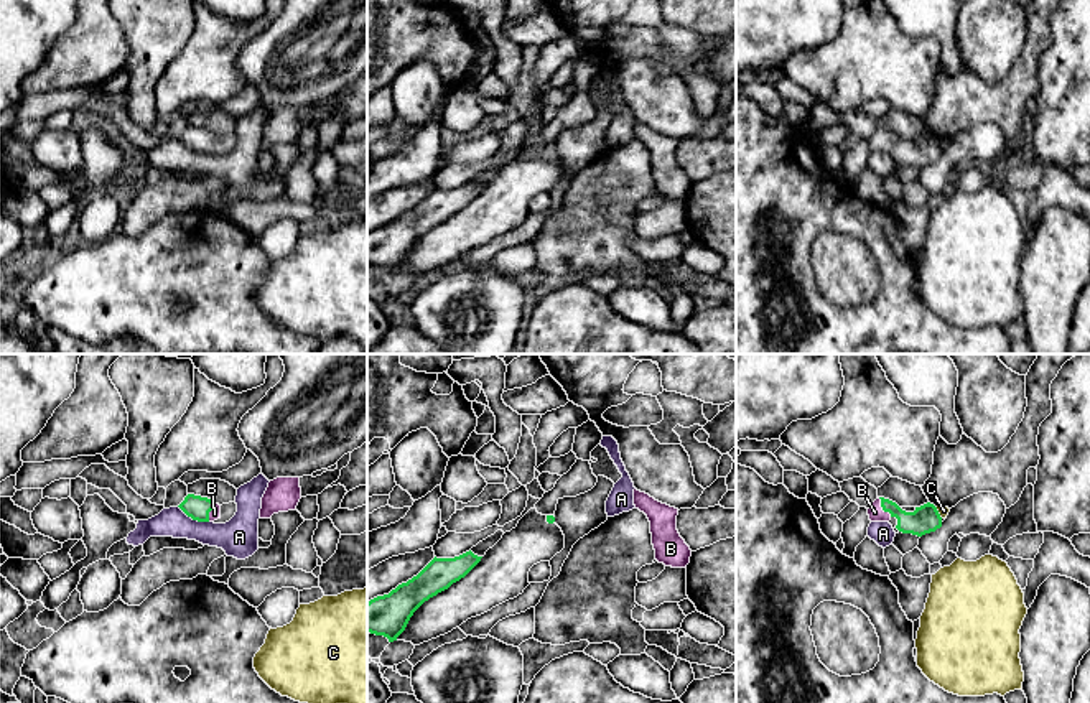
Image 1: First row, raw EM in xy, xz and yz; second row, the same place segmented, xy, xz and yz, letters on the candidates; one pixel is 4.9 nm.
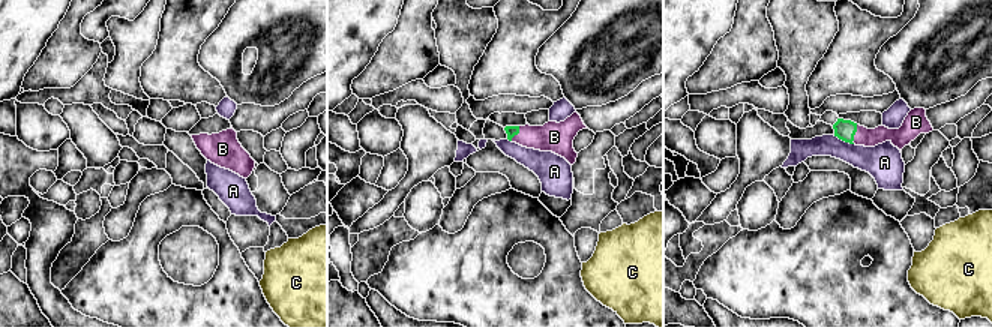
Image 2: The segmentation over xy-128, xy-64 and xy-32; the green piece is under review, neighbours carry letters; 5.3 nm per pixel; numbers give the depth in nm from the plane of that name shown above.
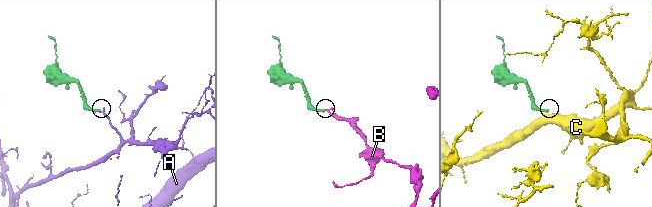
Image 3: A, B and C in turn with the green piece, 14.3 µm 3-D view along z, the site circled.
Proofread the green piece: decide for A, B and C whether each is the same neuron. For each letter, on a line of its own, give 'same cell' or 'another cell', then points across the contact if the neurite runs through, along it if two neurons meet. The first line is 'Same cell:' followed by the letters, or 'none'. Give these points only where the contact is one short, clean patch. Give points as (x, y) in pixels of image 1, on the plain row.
Same cell: B
A: another cell; border along xy (178, 137), (193, 150), (208, 153)
B: same cell; runs through yz (926, 150), (904, 150), (883, 139), (876, 145)
C: another cell; border along yz (936, 139), (942, 148)

